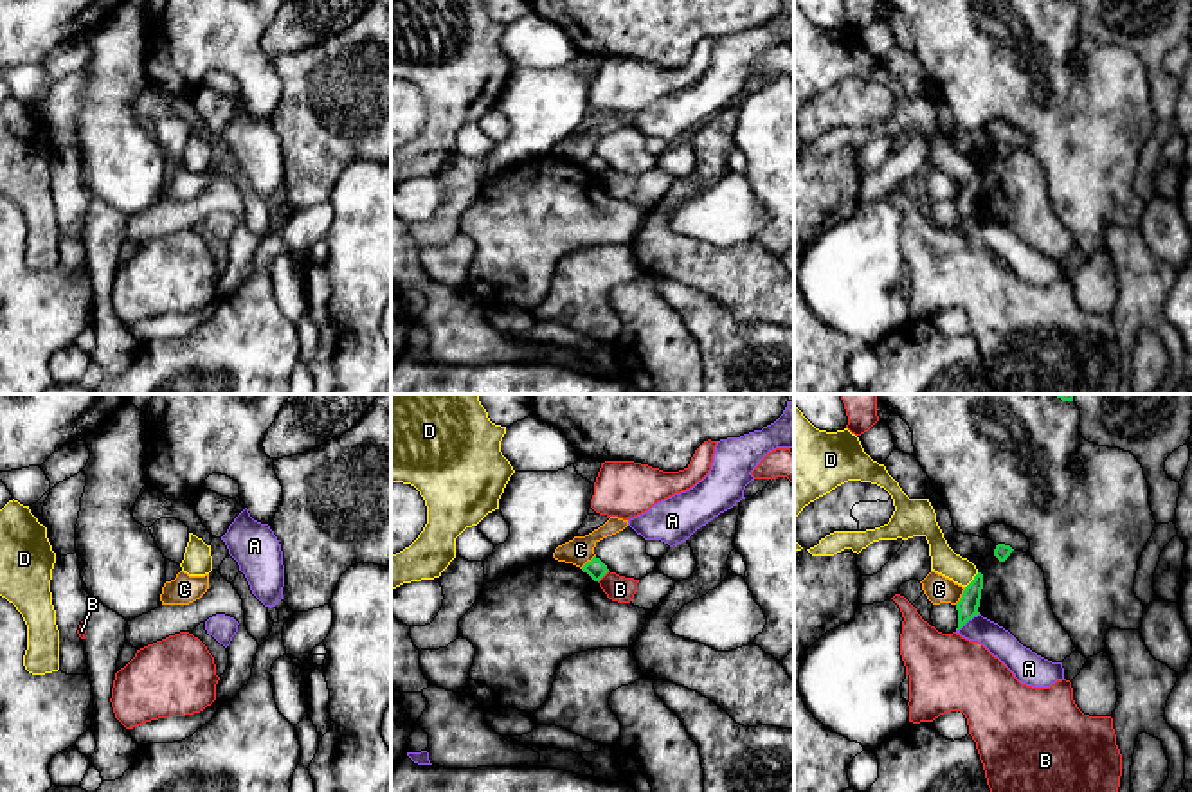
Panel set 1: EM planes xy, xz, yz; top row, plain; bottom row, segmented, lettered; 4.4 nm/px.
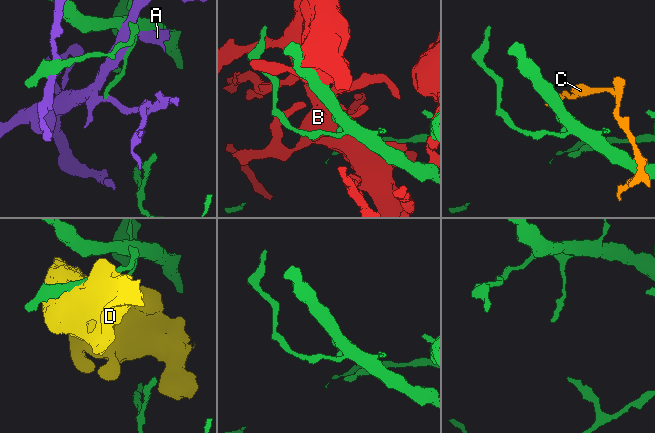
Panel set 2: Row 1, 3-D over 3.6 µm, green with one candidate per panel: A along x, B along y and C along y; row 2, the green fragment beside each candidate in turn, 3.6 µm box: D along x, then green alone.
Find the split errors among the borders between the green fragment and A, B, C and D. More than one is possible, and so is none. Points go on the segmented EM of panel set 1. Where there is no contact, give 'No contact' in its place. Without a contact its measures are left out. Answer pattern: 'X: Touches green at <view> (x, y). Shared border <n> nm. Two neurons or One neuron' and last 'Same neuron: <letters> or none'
A: Touches green at yz (967, 620). Shared border 130 nm. Two neurons
B: Touches green at xz (604, 575). Shared border 80 nm. Two neurons
C: Touches green at yz (962, 596). Shared border 90 nm. Two neurons
D: Touches green at yz (973, 580). Shared border 90 nm. Two neurons
Same neuron: none

